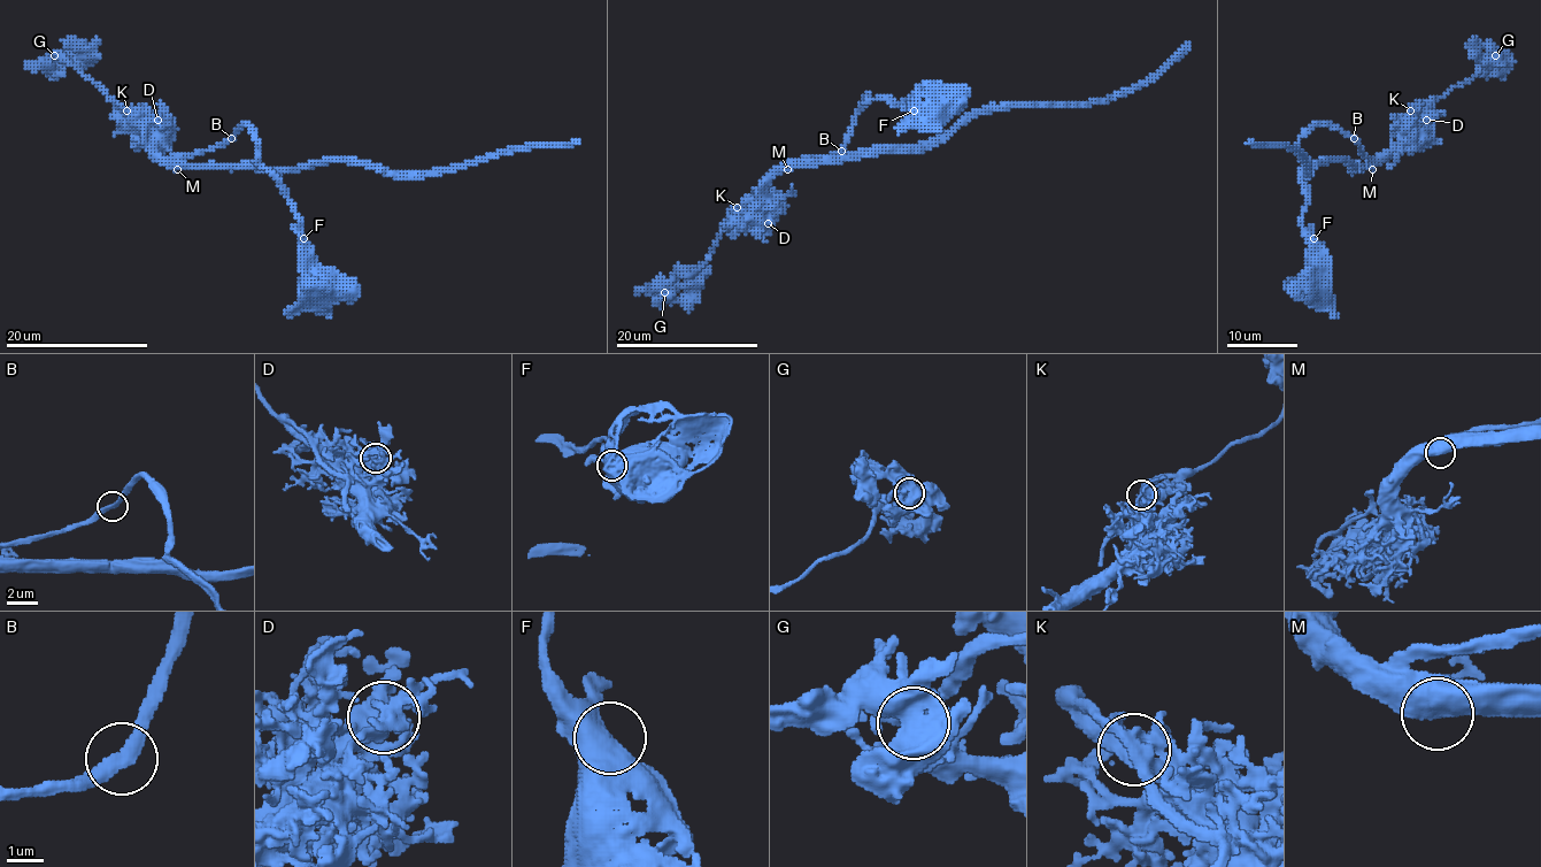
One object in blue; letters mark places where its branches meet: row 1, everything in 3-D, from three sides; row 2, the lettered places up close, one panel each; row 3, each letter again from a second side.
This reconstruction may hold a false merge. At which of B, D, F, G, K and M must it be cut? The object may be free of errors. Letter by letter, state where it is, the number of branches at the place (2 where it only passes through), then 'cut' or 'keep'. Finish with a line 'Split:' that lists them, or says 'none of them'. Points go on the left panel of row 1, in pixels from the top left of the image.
B: at (231, 138); 2 branches meet; keep
D: at (158, 120); 3 branches meet; keep
F: at (303, 238); 2 branches meet; keep
G: at (54, 55); 3 branches meet; keep
K: at (126, 110); 3 branches meet; cut
M: at (177, 169); 2 branches meet; keep
Split: K

